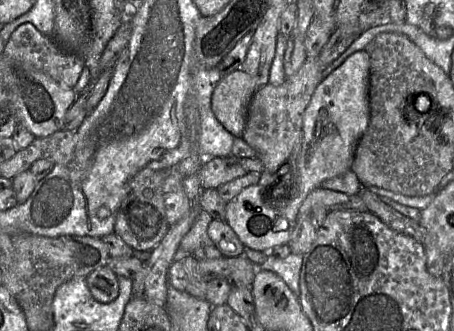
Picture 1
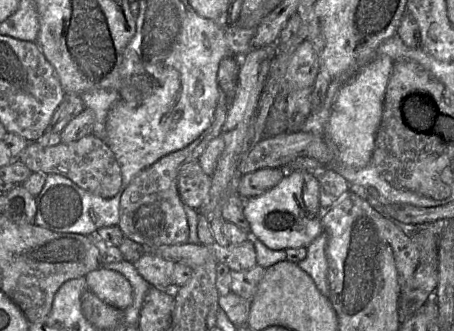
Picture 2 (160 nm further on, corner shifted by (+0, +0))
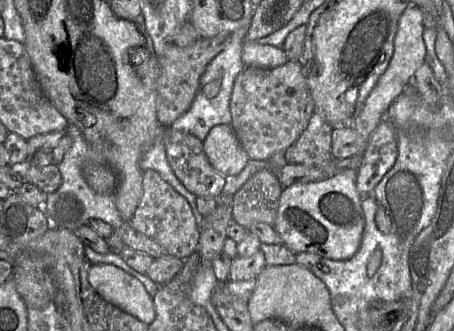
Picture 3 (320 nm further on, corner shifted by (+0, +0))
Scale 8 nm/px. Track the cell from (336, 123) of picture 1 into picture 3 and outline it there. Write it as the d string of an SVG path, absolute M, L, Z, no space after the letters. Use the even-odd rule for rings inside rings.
M345 168L335 176L319 181L296 184L283 188L275 221L274 230L282 239L283 245L294 253L312 252L333 260L347 260L358 251L365 226L362 210L363 197L356 189L357 171Z

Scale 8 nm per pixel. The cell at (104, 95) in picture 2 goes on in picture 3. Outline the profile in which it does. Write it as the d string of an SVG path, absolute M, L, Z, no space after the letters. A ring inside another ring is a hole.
M161 126L161 134L157 136L153 143L144 152L140 160L140 168L143 171L148 169L155 170L162 179L169 183L179 194L184 196L191 206L196 223L200 227L205 217L203 217L198 211L196 196L188 191L180 182L168 162L164 145L165 128L166 127Z

